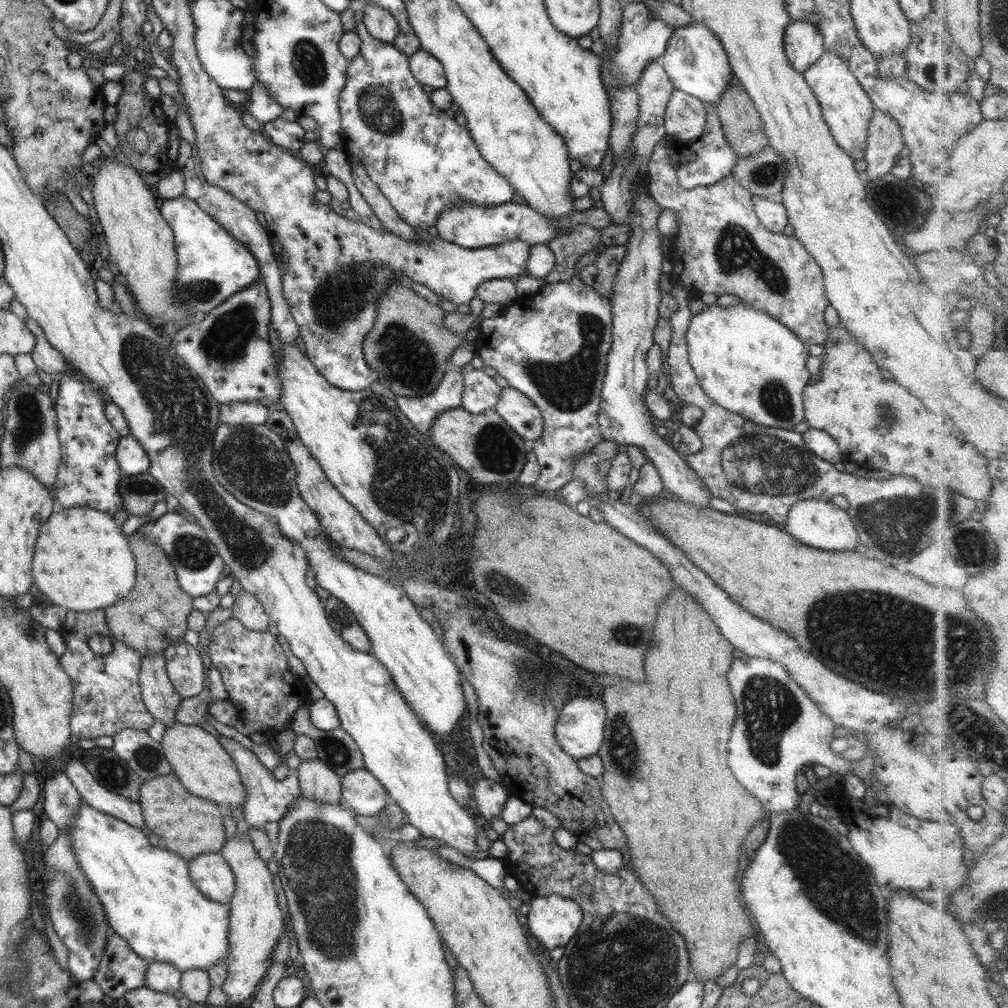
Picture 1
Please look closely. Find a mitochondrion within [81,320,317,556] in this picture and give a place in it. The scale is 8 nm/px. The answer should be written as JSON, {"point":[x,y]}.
{"point":[243,458]}

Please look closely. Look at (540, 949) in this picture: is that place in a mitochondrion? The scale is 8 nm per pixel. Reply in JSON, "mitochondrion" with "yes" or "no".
{"mitochondrion":"no"}

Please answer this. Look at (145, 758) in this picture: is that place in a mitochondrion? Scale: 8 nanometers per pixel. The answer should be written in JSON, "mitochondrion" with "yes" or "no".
{"mitochondrion":"yes"}

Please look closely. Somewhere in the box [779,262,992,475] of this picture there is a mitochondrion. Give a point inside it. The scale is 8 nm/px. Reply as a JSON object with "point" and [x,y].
{"point":[886,415]}

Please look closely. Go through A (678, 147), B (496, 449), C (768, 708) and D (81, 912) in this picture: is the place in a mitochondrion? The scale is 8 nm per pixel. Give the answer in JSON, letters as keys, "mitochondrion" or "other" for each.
{"A":"other","B":"mitochondrion","C":"mitochondrion","D":"mitochondrion"}

